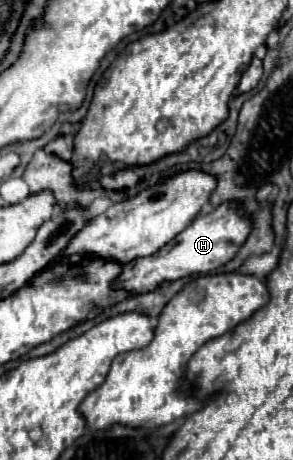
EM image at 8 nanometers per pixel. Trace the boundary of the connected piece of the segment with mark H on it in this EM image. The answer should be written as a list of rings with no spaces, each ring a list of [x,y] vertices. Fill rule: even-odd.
[[[222,203],[220,207],[208,211],[206,215],[198,215],[186,231],[178,233],[166,247],[158,249],[150,257],[138,257],[122,267],[122,273],[114,279],[114,289],[124,289],[130,297],[142,295],[146,291],[154,291],[164,281],[172,283],[182,277],[210,273],[222,265],[226,265],[238,251],[238,247],[246,241],[248,233],[252,231],[252,223],[244,217],[238,217],[238,207],[234,203]]]

